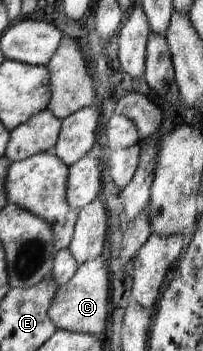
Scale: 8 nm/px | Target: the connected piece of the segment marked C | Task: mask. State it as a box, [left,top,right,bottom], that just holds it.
[50,256,108,335]

